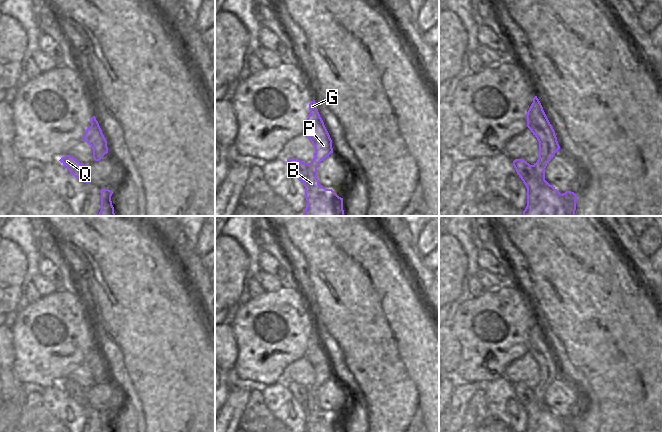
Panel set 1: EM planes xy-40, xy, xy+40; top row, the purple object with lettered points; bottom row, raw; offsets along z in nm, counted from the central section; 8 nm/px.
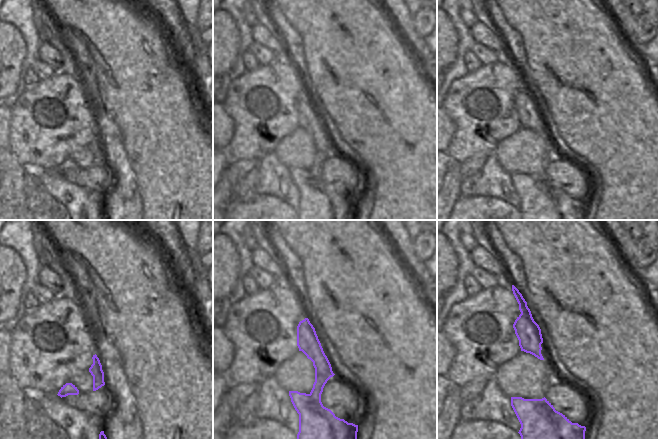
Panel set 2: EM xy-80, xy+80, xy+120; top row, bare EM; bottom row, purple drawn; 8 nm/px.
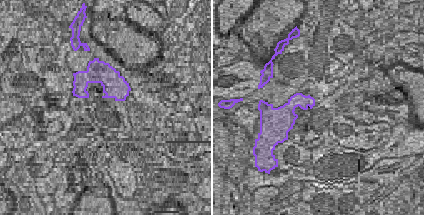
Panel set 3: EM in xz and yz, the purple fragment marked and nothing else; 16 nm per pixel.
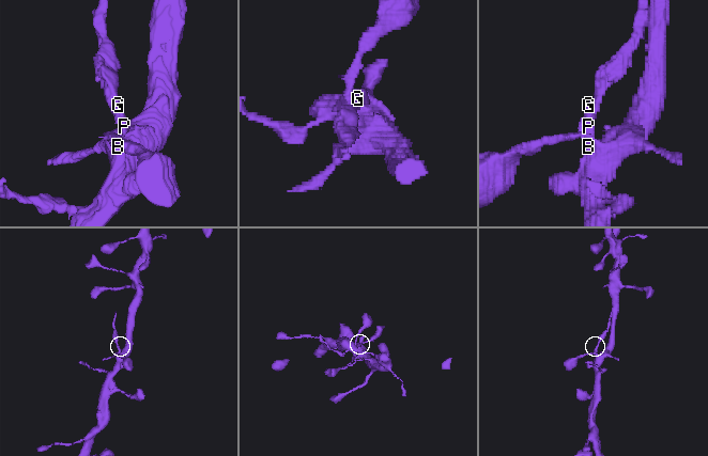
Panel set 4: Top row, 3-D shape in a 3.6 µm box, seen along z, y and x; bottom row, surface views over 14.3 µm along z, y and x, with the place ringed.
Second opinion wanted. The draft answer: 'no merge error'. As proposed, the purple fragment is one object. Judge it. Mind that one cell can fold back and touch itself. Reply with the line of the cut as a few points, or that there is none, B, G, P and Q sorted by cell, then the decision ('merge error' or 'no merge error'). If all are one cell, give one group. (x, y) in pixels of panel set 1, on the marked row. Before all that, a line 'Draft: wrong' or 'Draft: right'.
Draft: wrong
cut xy+40 (532, 165), (536, 172), (544, 177); groups B Q / G P; merge error

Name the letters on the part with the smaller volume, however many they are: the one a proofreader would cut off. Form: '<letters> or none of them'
G, P

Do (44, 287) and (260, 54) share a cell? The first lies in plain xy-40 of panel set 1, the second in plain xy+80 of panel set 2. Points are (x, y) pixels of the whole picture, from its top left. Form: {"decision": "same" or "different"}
{"decision": "same"}

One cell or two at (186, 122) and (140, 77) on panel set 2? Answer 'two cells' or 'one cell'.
one cell

